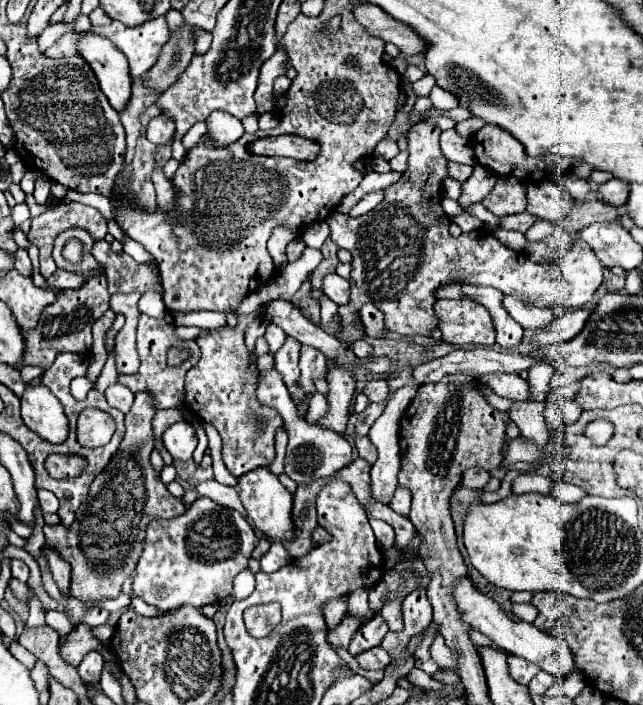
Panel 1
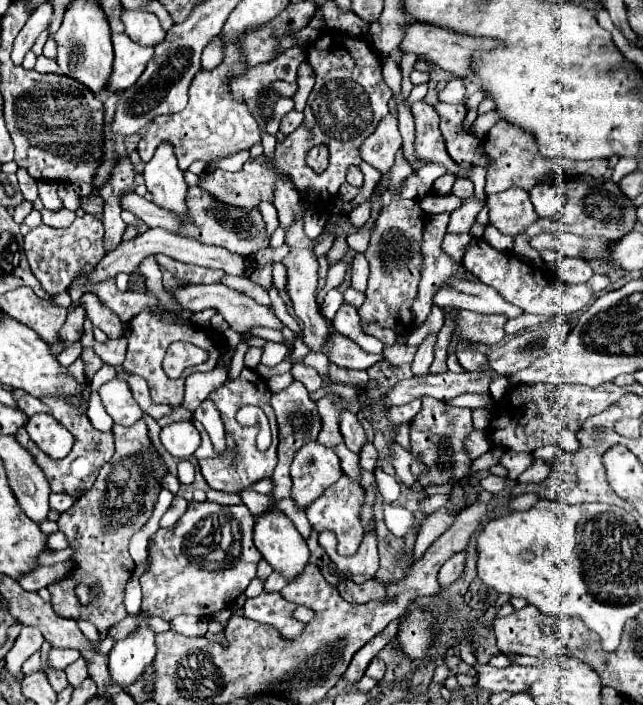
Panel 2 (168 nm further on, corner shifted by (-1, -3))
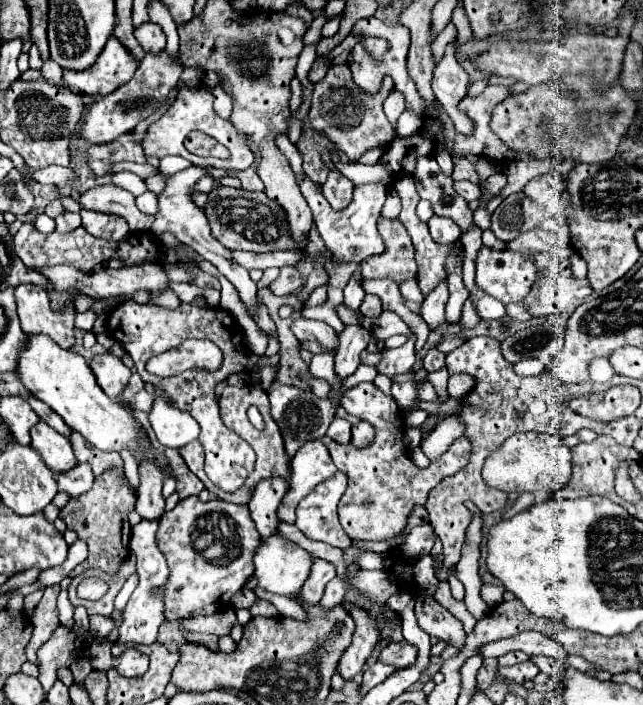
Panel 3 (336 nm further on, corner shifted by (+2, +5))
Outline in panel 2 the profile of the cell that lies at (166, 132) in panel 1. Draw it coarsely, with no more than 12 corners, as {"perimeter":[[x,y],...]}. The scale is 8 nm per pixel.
{"perimeter":[[163,141],[143,169],[153,203],[187,213],[187,183],[175,149]]}

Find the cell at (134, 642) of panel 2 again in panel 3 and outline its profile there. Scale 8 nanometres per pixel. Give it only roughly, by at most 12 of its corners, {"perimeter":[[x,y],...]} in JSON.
{"perimeter":[[158,521],[130,533],[140,583],[124,609],[124,643],[150,645],[164,617],[170,569]]}

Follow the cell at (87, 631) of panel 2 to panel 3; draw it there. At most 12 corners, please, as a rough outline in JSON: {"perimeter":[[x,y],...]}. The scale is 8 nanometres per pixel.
{"perimeter":[[66,591],[58,595],[60,623],[70,629],[74,625],[74,605]]}

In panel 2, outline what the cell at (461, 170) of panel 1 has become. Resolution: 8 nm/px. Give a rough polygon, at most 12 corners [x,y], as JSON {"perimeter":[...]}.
{"perimeter":[[457,177],[453,195],[471,197],[473,181]]}

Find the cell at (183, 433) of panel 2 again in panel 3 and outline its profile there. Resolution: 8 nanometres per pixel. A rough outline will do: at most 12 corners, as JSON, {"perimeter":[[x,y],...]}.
{"perimeter":[[156,397],[148,421],[164,447],[200,435],[192,415]]}

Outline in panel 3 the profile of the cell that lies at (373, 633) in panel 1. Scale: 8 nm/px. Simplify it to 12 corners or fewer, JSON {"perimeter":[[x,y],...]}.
{"perimeter":[[346,604],[356,631],[338,661],[344,681],[360,673],[374,645],[378,623]]}

